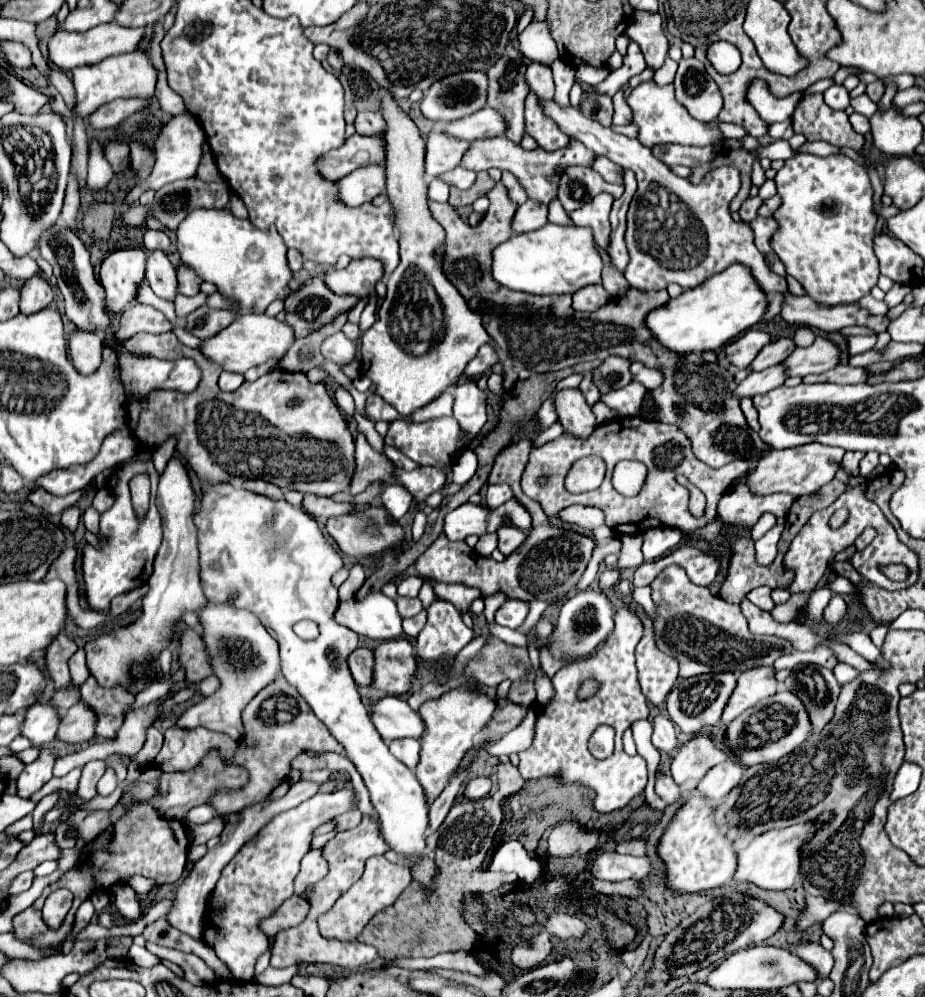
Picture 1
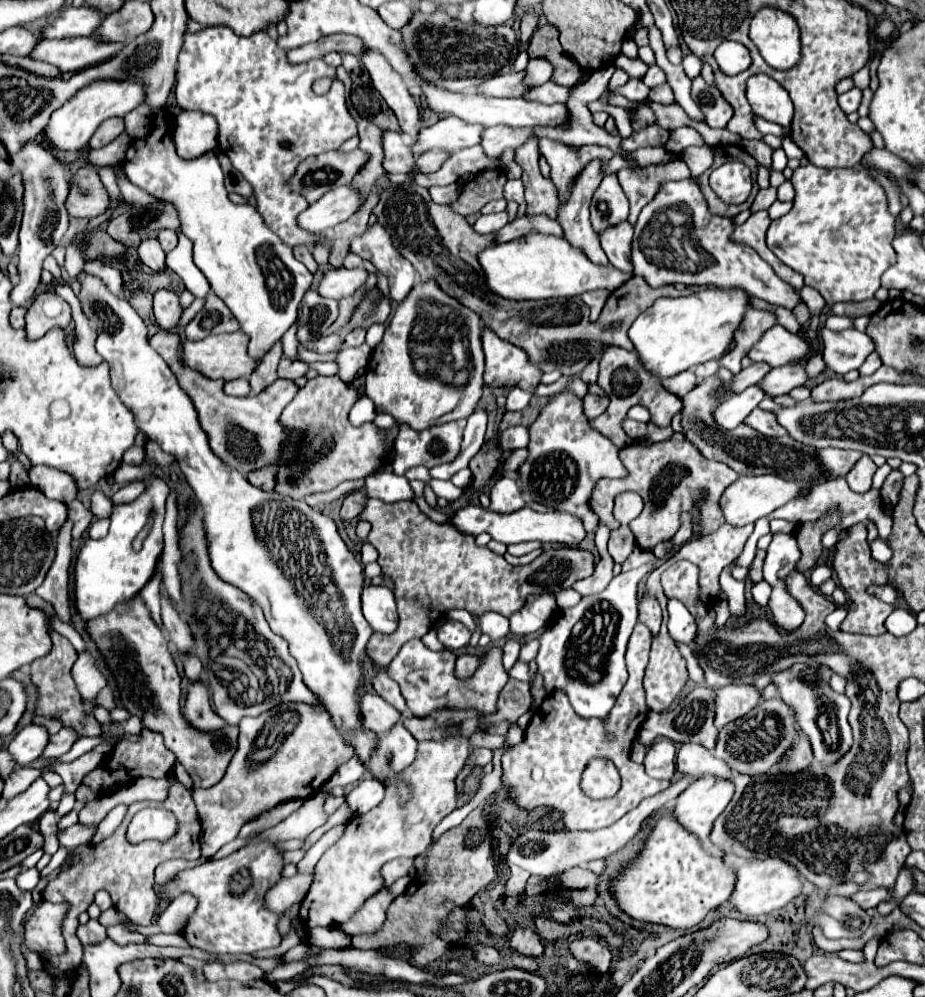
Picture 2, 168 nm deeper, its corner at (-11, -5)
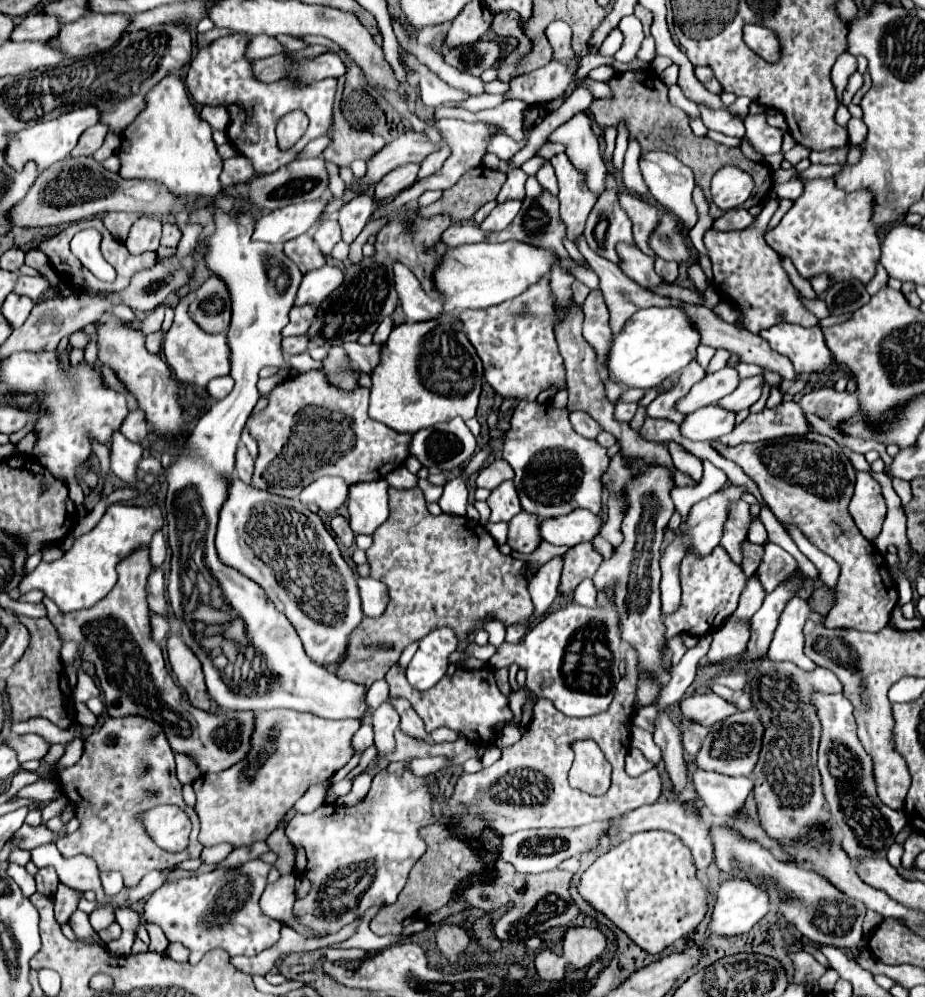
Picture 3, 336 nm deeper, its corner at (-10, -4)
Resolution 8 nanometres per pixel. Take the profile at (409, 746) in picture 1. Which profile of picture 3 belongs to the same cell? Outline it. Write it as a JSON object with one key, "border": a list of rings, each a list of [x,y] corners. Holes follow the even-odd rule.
{"border":[[[384,701],[372,715],[374,725],[374,743],[378,747],[378,753],[390,753],[394,749],[394,731],[400,725],[400,717],[396,709],[390,705],[390,701]]]}

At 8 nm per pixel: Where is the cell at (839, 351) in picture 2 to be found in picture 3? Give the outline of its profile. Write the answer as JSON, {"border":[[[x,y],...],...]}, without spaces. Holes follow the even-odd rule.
{"border":[[[768,199],[764,203],[762,213],[756,217],[756,223],[744,231],[716,231],[708,229],[704,233],[704,247],[708,251],[708,257],[712,261],[712,285],[734,307],[738,307],[740,313],[740,325],[752,333],[760,333],[762,329],[768,329],[776,323],[796,323],[802,327],[814,327],[818,325],[818,319],[808,313],[800,303],[798,289],[790,283],[786,271],[780,265],[780,257],[774,249],[770,249],[764,243],[764,231],[772,215],[776,213],[780,205],[780,199]],[[756,295],[768,303],[770,307],[756,307]]]}

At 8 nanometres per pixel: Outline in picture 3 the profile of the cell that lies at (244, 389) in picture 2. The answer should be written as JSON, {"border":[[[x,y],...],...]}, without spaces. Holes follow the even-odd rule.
{"border":[[[230,375],[216,377],[214,381],[210,381],[210,383],[206,385],[206,391],[210,393],[210,399],[212,399],[212,401],[224,399],[232,389],[234,389],[234,379],[232,379]]]}

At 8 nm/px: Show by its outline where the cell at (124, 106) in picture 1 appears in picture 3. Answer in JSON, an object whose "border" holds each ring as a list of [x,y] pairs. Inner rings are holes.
{"border":[[[98,123],[98,125],[86,129],[86,133],[82,133],[78,145],[74,147],[72,157],[92,155],[94,151],[98,151],[100,145],[102,145],[102,141],[104,141],[104,137],[106,137],[106,133],[108,133],[108,129],[106,129],[106,125],[102,125],[102,123]]]}

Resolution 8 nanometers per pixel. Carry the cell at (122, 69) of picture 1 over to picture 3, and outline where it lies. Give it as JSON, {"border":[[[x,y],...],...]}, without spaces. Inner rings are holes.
{"border":[[[90,107],[90,109],[74,109],[66,115],[60,115],[58,119],[52,121],[44,121],[44,123],[36,123],[34,127],[22,129],[18,133],[6,133],[8,135],[8,145],[4,149],[4,159],[6,163],[14,169],[14,171],[22,171],[26,163],[34,161],[36,167],[40,171],[48,169],[54,161],[64,159],[66,155],[70,155],[70,151],[74,149],[74,145],[78,143],[80,135],[98,123],[98,109]]]}

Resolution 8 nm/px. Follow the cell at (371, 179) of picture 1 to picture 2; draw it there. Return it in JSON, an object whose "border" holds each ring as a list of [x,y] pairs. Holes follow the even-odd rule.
{"border":[[[339,186],[311,204],[303,214],[299,214],[299,226],[311,232],[331,230],[351,218],[363,206],[363,200],[365,198],[355,186]]]}

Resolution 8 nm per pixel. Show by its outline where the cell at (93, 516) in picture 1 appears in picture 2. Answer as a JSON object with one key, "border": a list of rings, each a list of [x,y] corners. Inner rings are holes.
{"border":[[[99,490],[93,492],[93,498],[91,498],[91,512],[93,512],[93,516],[95,518],[109,518],[111,510],[113,510],[111,500]]]}

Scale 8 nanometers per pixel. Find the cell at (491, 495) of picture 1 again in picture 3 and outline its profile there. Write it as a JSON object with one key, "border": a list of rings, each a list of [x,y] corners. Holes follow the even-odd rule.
{"border":[[[504,481],[500,487],[496,487],[490,497],[488,497],[488,507],[490,507],[490,519],[488,523],[508,523],[514,515],[522,511],[518,493],[512,481]]]}

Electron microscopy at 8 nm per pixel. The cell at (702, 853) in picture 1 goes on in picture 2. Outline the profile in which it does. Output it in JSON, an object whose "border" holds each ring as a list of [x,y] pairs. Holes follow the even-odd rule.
{"border":[[[667,814],[655,824],[639,858],[617,876],[613,894],[617,904],[635,920],[693,928],[709,910],[731,898],[735,880],[737,874],[725,858],[709,854],[695,834],[685,830],[673,814]]]}

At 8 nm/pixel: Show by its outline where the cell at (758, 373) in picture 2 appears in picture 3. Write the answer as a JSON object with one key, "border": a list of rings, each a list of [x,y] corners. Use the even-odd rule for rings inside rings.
{"border":[[[724,367],[712,375],[706,375],[702,381],[698,381],[690,393],[686,397],[682,397],[676,403],[676,411],[680,411],[682,415],[688,415],[700,407],[708,407],[712,403],[716,403],[718,399],[722,399],[726,393],[730,393],[730,389],[734,389],[734,385],[738,385],[740,377],[736,373],[736,369],[732,367]]]}

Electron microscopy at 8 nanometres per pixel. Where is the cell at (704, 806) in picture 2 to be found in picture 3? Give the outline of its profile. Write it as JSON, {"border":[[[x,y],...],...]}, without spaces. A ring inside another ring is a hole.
{"border":[[[664,799],[664,801],[656,801],[652,805],[642,805],[638,809],[632,809],[626,815],[614,819],[612,825],[610,825],[610,829],[606,831],[606,837],[614,837],[614,835],[634,835],[634,833],[650,831],[650,829],[670,831],[670,833],[678,835],[692,849],[694,867],[698,871],[704,871],[704,869],[708,869],[708,865],[712,865],[710,837],[706,837],[708,825],[702,821],[702,817],[698,817],[698,809],[686,809],[686,805],[678,805],[678,801],[674,801],[674,799]]]}

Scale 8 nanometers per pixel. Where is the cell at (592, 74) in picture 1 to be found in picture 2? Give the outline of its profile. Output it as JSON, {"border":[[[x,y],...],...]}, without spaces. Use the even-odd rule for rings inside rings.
{"border":[[[629,80],[625,86],[617,86],[617,88],[611,88],[609,90],[611,94],[623,94],[625,98],[629,100],[645,100],[647,94],[649,94],[649,88],[641,82],[641,80]]]}

